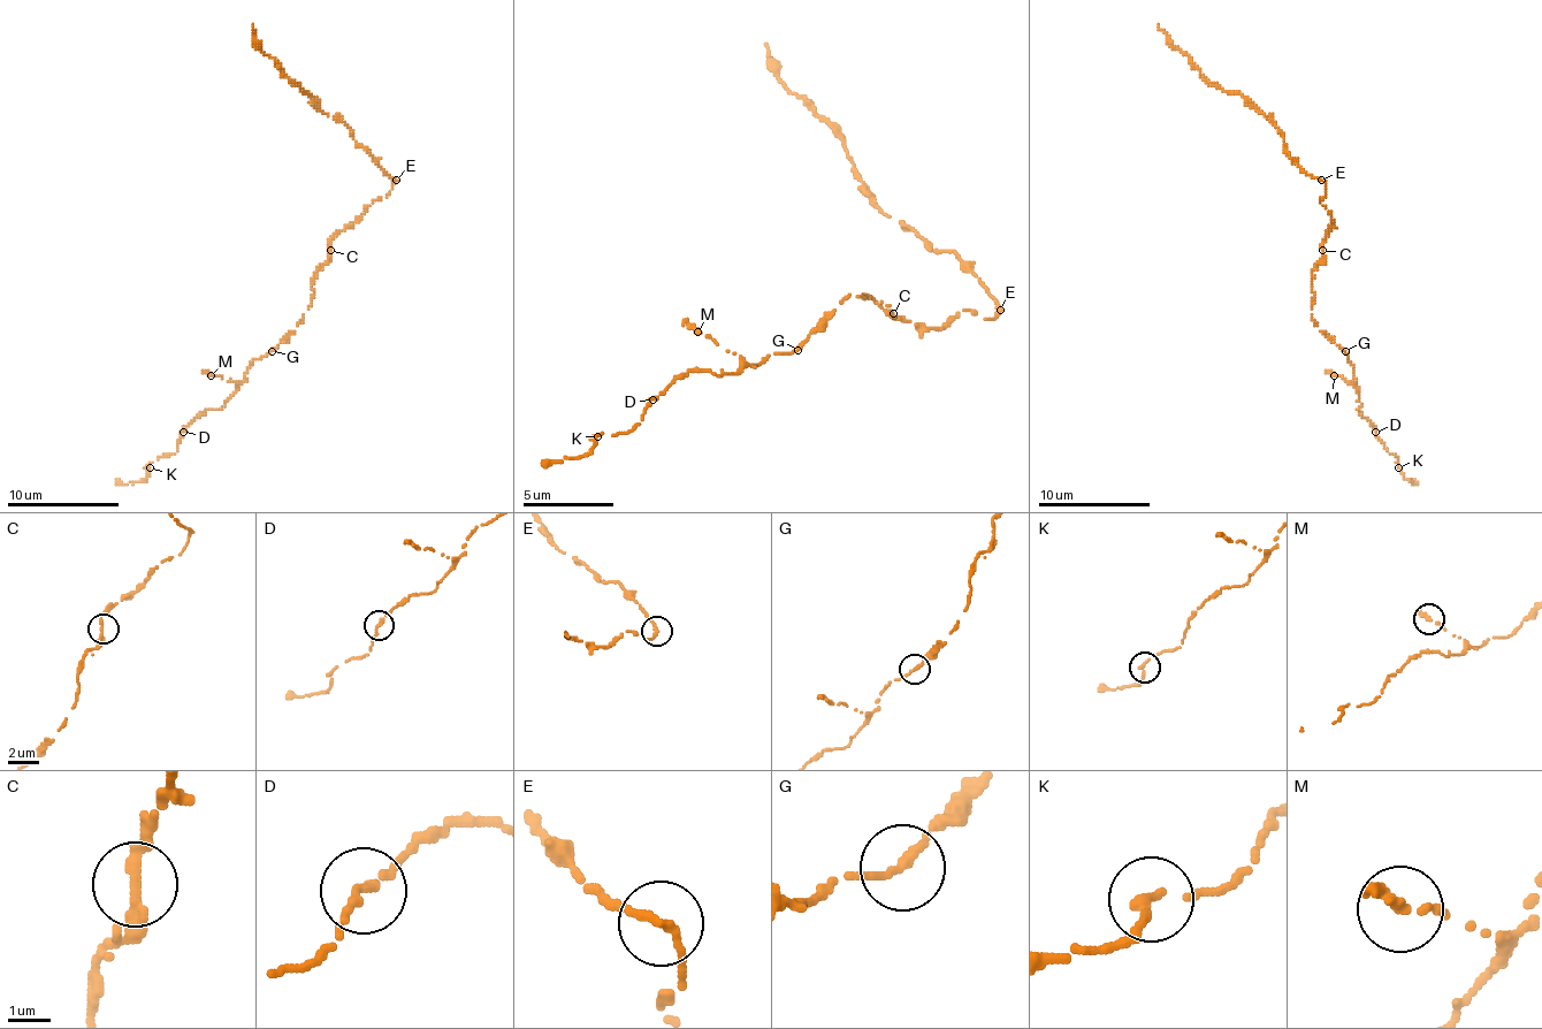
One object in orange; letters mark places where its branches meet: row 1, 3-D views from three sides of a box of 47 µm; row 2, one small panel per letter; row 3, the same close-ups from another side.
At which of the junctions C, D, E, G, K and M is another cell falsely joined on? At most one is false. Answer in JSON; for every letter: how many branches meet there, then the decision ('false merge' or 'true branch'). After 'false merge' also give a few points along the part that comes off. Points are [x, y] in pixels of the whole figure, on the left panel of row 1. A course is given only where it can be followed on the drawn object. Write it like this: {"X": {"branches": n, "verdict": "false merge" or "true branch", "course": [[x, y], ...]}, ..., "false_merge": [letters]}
{"C": {"branches": 2, "verdict": "true branch"}, "D": {"branches": 2, "verdict": "true branch"}, "E": {"branches": 2, "verdict": "false merge", "course": [[395, 181], [353, 132], [320, 108], [264, 52], [252, 24]]}, "G": {"branches": 2, "verdict": "true branch"}, "K": {"branches": 2, "verdict": "true branch"}, "M": {"branches": 2, "verdict": "true branch"}, "false_merge": ["E"]}

